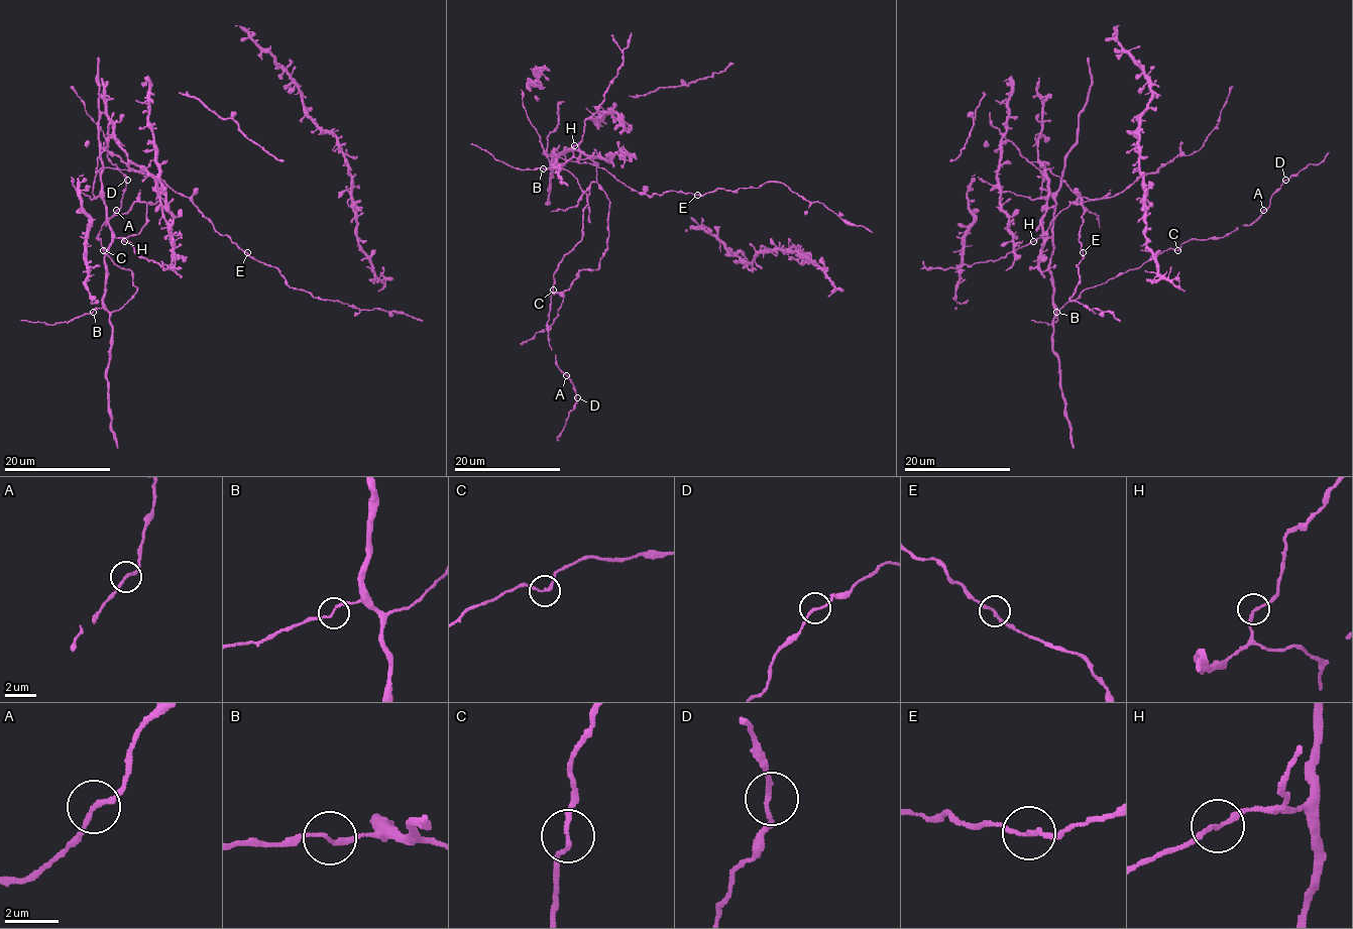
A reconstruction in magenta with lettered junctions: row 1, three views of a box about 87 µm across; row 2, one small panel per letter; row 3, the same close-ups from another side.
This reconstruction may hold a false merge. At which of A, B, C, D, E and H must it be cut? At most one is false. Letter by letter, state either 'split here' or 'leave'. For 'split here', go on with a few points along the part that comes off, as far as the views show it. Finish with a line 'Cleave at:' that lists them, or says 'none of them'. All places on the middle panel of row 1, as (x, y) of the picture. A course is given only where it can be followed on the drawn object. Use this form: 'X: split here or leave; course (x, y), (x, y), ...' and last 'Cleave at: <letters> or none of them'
A: leave
B: leave
C: leave
D: leave
E: leave
H: leave
Cleave at: none of them

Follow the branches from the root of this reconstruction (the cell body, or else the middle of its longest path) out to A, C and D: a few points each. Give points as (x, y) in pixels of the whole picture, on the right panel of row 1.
A: (1083, 201), (1043, 167), (1041, 195), (1055, 205), (1049, 272), (1057, 312), (1165, 250), (1249, 226), (1263, 210)
C: (1083, 201), (1043, 167), (1041, 195), (1055, 205), (1049, 272), (1057, 312), (1084, 289), (1177, 250)
D: (1083, 201), (1043, 167), (1041, 195), (1055, 205), (1049, 272), (1057, 312), (1165, 250), (1249, 226), (1285, 180)

